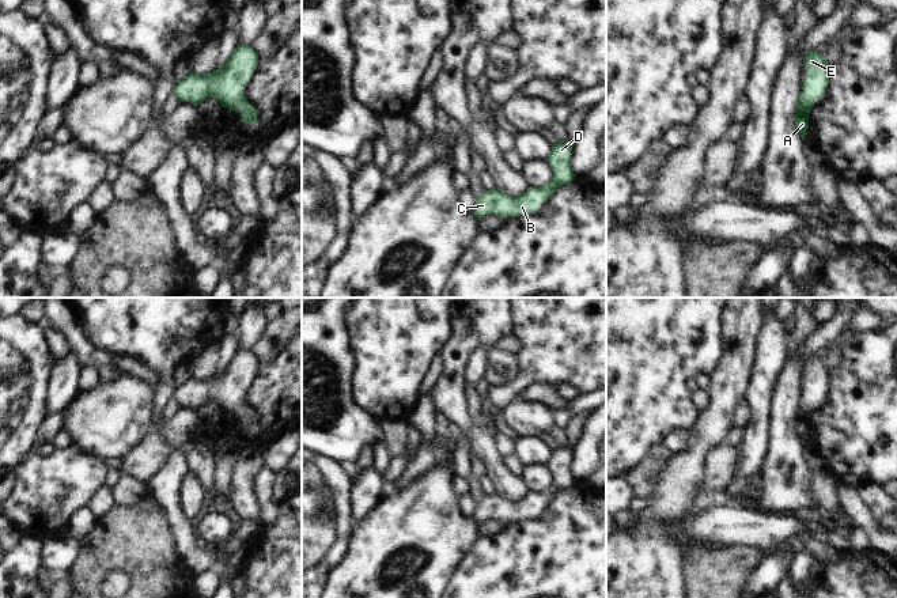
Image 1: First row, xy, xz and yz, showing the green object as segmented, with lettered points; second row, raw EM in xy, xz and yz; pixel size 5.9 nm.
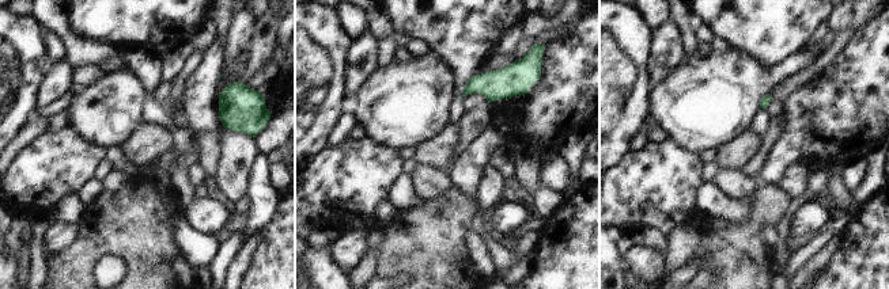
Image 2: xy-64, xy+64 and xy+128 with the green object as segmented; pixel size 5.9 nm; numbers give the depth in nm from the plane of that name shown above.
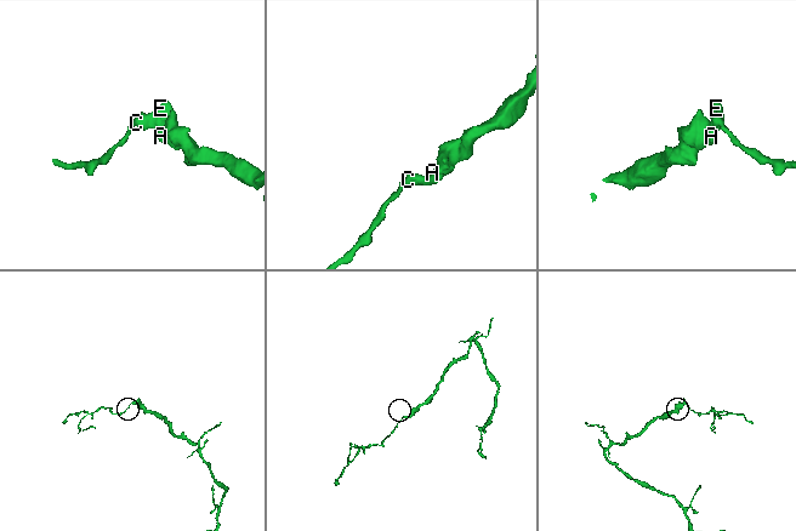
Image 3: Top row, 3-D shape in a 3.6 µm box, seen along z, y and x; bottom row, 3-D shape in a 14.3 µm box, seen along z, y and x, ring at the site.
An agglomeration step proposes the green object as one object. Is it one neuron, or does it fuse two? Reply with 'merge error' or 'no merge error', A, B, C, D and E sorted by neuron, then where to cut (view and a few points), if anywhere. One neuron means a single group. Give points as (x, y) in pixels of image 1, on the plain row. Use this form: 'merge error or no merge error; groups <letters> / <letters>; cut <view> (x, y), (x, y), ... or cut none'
no merge error; groups A B C D E; cut none

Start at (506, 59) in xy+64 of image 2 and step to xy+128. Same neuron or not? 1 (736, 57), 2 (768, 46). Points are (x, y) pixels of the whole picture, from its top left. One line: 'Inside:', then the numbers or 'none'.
Inside: 1

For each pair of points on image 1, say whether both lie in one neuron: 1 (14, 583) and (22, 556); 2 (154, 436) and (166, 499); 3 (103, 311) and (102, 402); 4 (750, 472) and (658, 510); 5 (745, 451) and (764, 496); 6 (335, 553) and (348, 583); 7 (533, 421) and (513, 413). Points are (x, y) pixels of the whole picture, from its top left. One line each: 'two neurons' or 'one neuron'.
1: one neuron
2: two neurons
3: two neurons
4: two neurons
5: two neurons
6: two neurons
7: one neuron

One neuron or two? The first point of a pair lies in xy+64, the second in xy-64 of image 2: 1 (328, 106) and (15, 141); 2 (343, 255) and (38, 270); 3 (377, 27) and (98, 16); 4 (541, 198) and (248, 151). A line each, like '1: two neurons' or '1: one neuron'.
1: two neurons
2: two neurons
3: two neurons
4: one neuron

